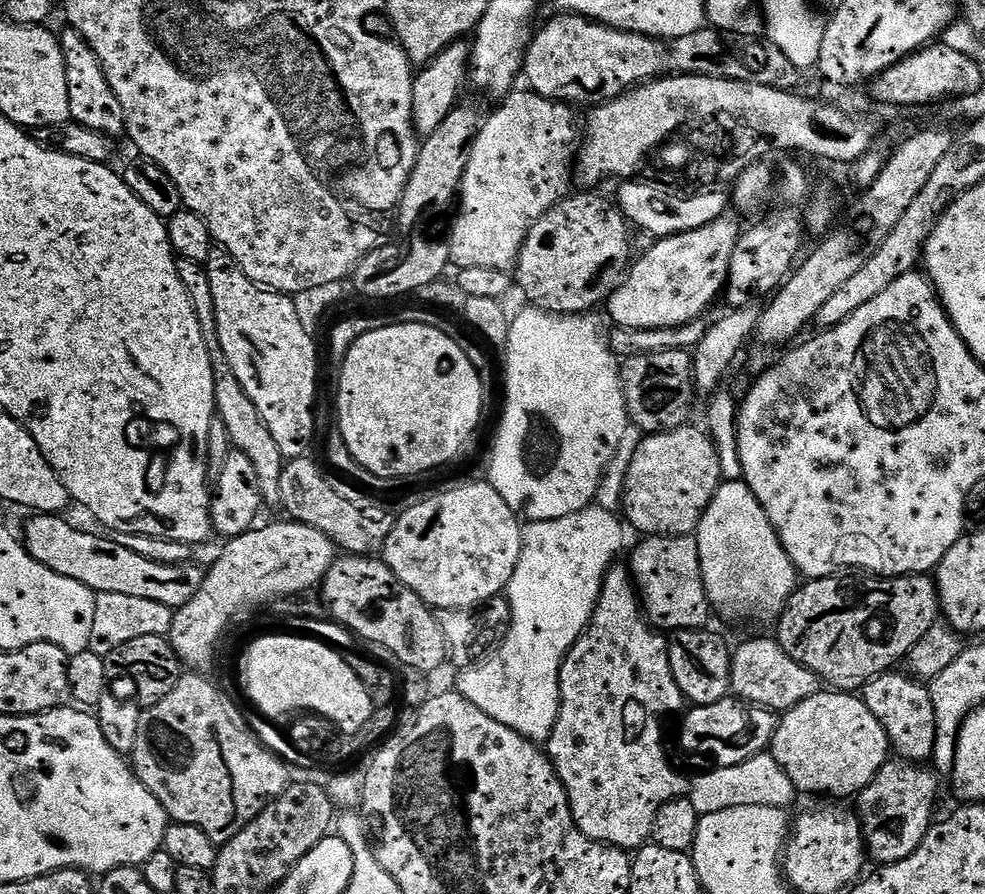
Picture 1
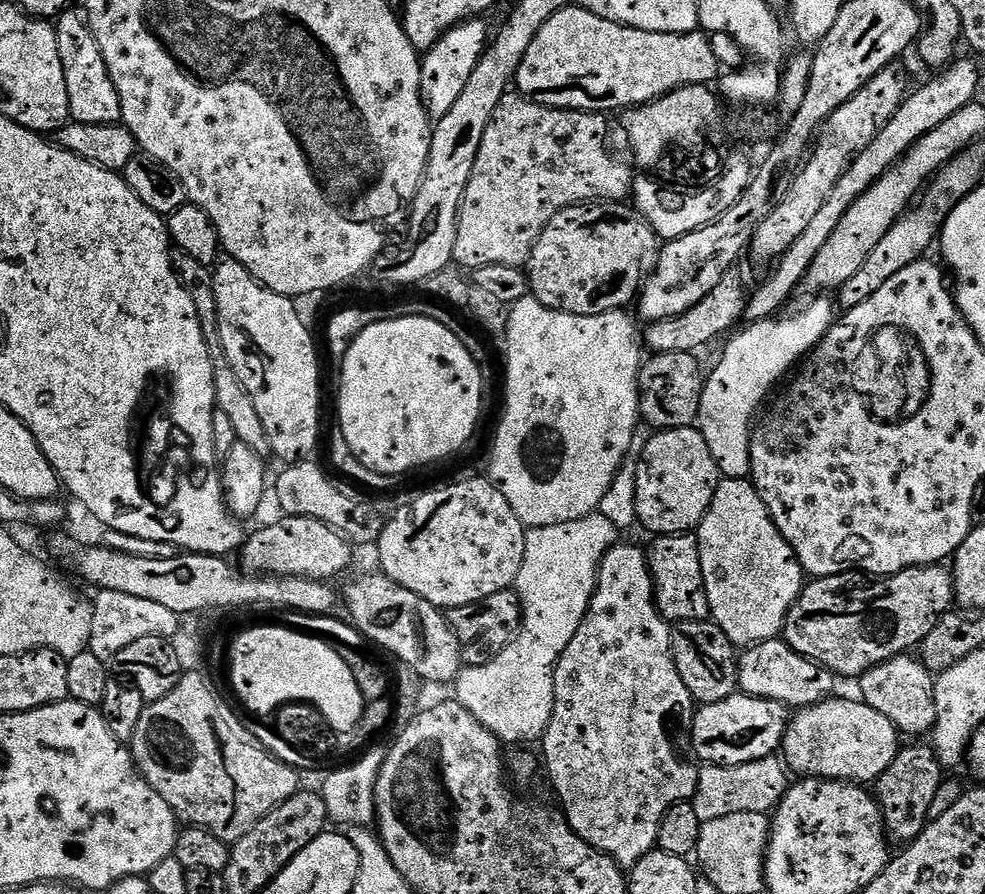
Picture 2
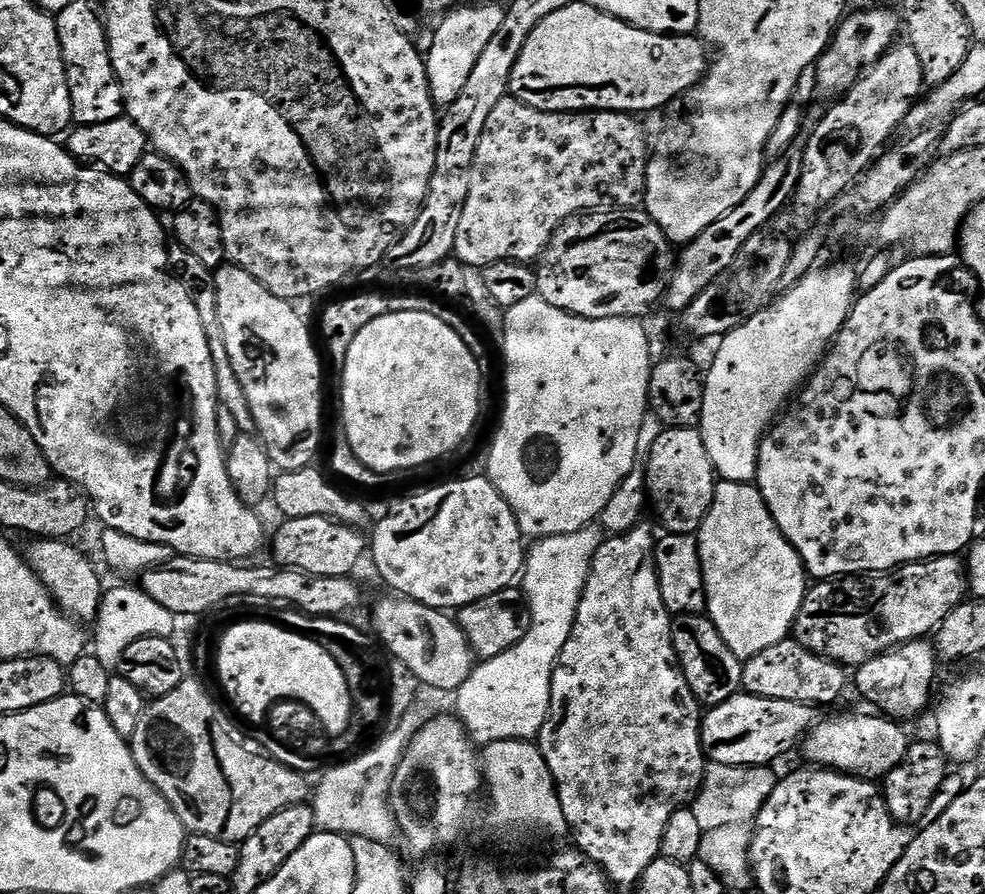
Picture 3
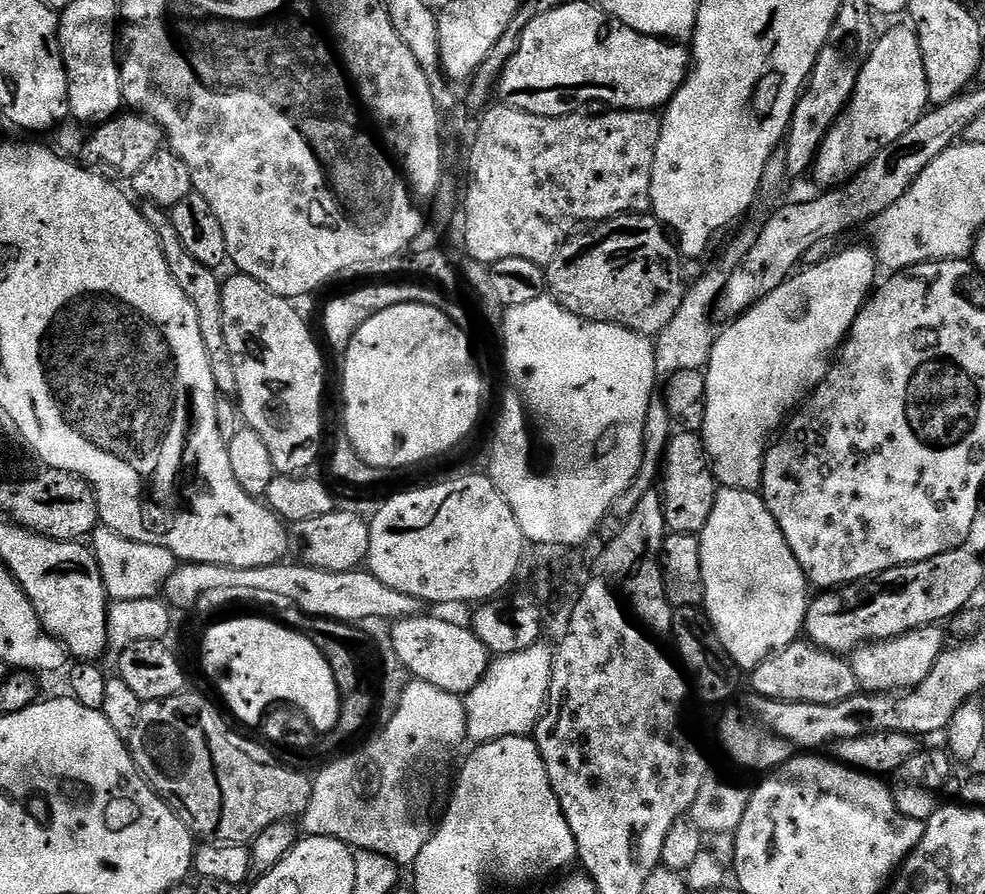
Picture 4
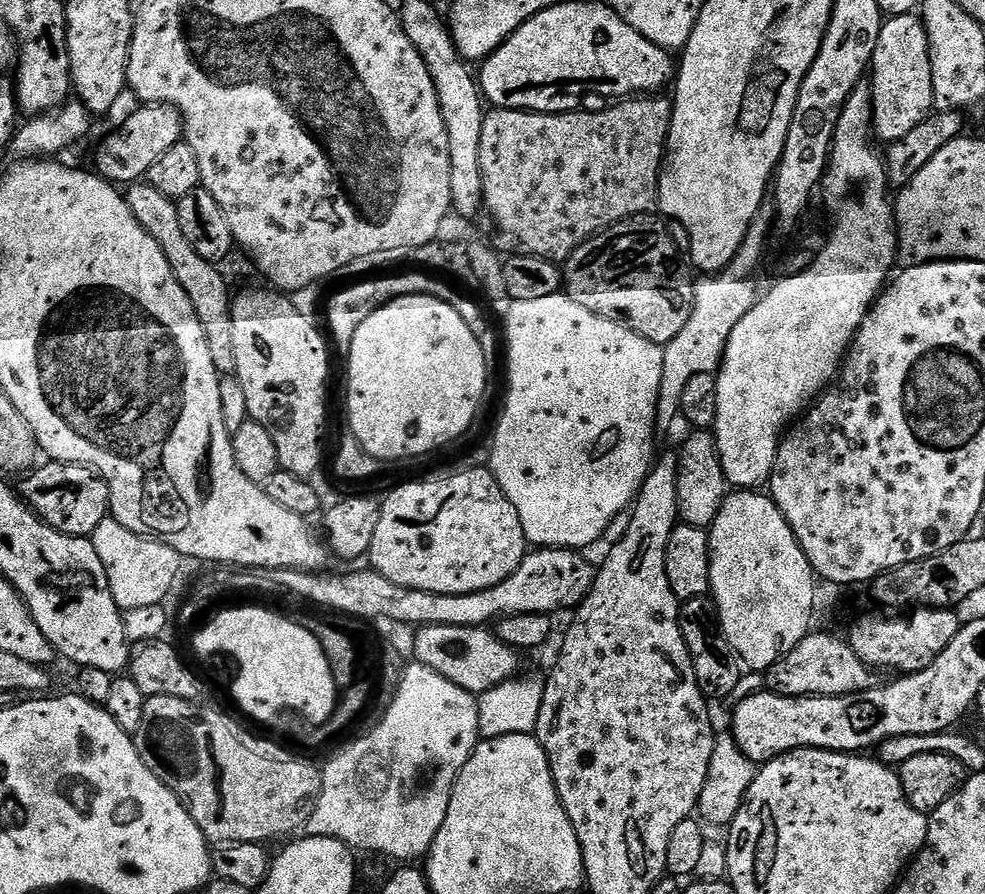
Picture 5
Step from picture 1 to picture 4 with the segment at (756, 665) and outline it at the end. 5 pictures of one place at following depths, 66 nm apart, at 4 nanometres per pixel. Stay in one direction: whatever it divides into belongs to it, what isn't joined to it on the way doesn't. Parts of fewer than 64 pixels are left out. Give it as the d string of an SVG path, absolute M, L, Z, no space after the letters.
M807 638L796 640L781 652L767 656L757 668L751 669L750 676L752 676L751 691L755 695L766 696L771 700L802 700L807 704L836 704L839 700L857 695L858 692L856 674L851 663L840 652L815 644Z

